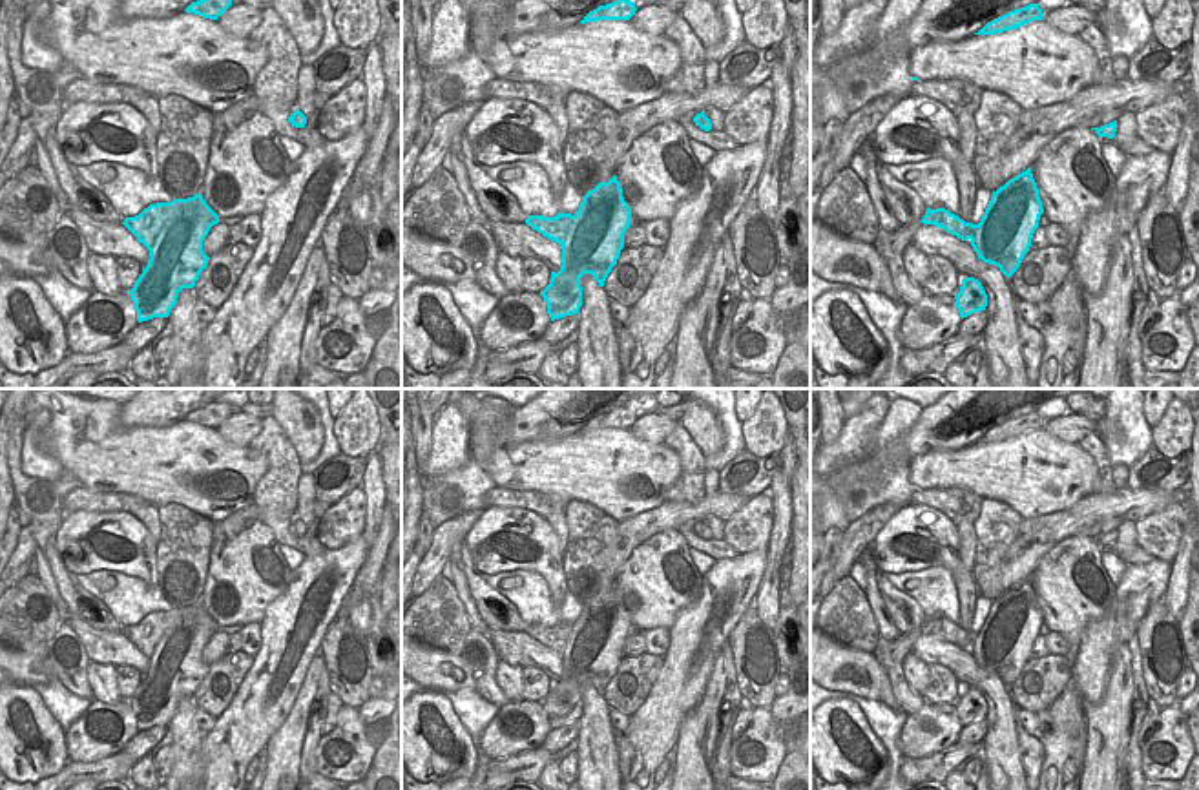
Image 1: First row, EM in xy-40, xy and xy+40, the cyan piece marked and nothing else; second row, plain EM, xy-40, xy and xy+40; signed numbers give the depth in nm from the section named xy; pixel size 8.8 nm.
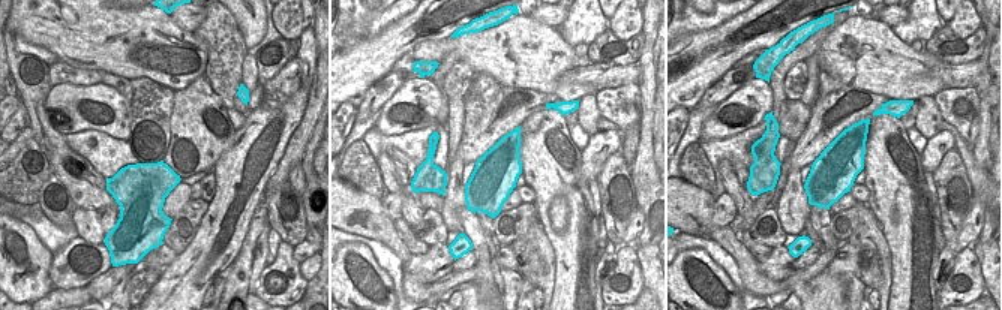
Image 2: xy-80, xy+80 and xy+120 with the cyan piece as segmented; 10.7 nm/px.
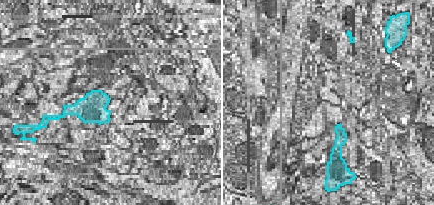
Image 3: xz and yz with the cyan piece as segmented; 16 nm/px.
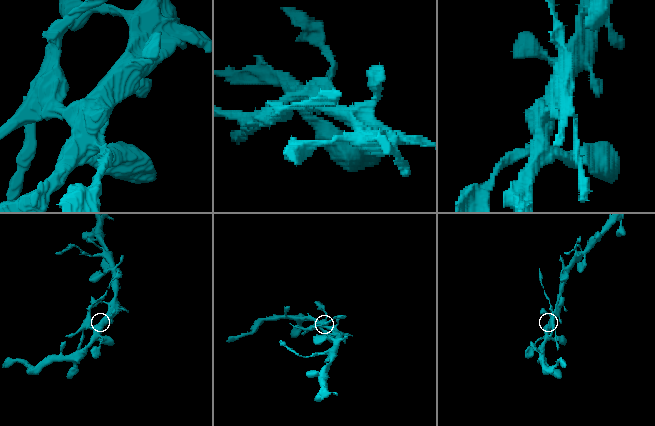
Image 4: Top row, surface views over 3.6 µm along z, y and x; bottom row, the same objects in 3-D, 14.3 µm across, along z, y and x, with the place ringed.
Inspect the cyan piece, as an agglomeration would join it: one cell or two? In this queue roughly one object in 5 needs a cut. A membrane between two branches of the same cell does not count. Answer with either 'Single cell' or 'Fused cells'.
Fused cells.

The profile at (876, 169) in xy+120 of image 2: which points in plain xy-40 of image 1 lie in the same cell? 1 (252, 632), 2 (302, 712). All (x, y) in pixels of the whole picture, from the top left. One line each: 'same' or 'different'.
1: different
2: same

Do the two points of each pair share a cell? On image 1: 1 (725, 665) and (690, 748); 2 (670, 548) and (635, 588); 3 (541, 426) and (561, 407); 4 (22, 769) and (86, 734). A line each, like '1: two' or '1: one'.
1: one
2: one
3: one
4: two

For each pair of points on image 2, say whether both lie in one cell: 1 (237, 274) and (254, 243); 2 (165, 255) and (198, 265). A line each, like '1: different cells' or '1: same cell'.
1: same cell
2: different cells

